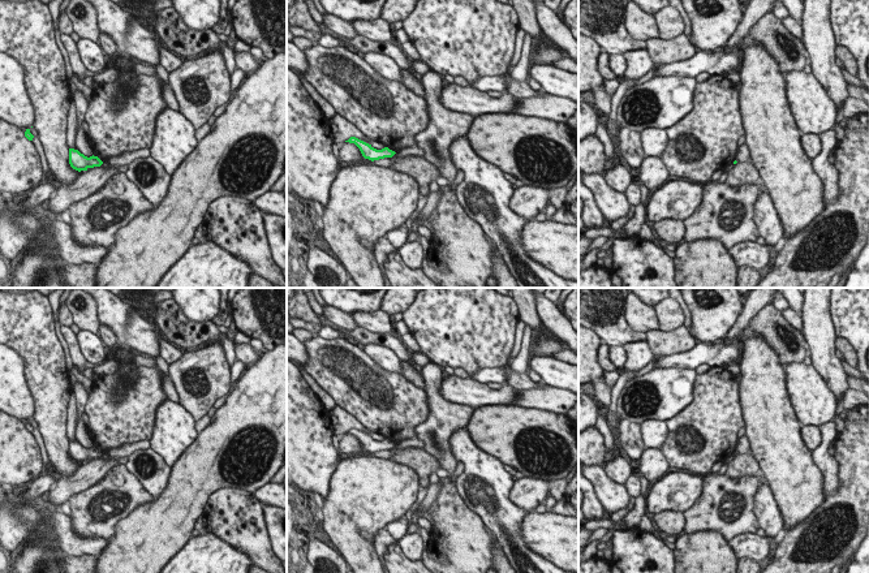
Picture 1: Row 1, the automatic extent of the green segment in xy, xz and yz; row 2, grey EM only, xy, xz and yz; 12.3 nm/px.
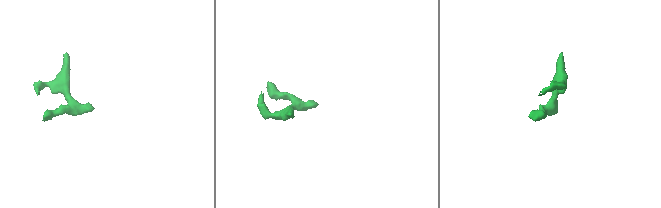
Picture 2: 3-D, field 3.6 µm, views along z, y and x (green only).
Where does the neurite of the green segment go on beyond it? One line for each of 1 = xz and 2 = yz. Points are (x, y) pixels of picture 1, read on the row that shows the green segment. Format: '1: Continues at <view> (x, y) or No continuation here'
1: No continuation here
2: No continuation here.

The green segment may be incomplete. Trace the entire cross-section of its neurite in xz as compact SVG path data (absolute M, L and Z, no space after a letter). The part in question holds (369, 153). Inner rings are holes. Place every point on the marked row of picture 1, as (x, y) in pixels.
M350 137L345 142L354 143L360 148L362 156L371 161L384 159L384 158L392 158L396 154L395 151L390 150L388 147L377 150L371 145L369 145L356 137Z

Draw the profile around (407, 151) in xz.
M405 147L401 148L399 152L396 152L392 158L384 158L384 159L379 159L379 160L374 160L373 164L378 165L378 167L384 167L388 168L391 164L395 163L396 158L404 158L404 156L423 156L423 150L422 148L417 148L417 147Z

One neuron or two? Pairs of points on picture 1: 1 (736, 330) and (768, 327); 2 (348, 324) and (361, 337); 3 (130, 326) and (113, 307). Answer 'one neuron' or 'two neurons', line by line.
1: two neurons
2: two neurons
3: one neuron

